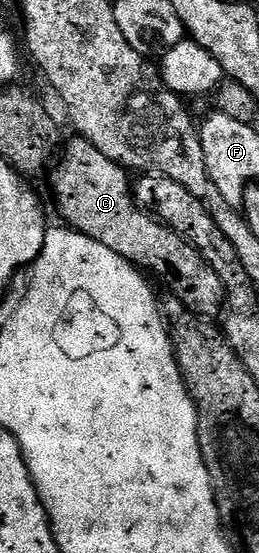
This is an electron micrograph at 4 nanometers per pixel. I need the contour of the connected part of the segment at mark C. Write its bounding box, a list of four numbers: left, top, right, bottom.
[48,140,225,318]

